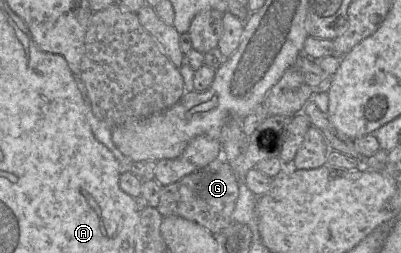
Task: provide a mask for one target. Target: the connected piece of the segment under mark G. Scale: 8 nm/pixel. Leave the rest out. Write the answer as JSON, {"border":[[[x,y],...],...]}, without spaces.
{"border":[[[221,157],[206,168],[163,186],[156,208],[163,217],[179,216],[200,224],[212,234],[218,234],[232,222],[232,213],[239,195],[239,182],[230,163]]]}

